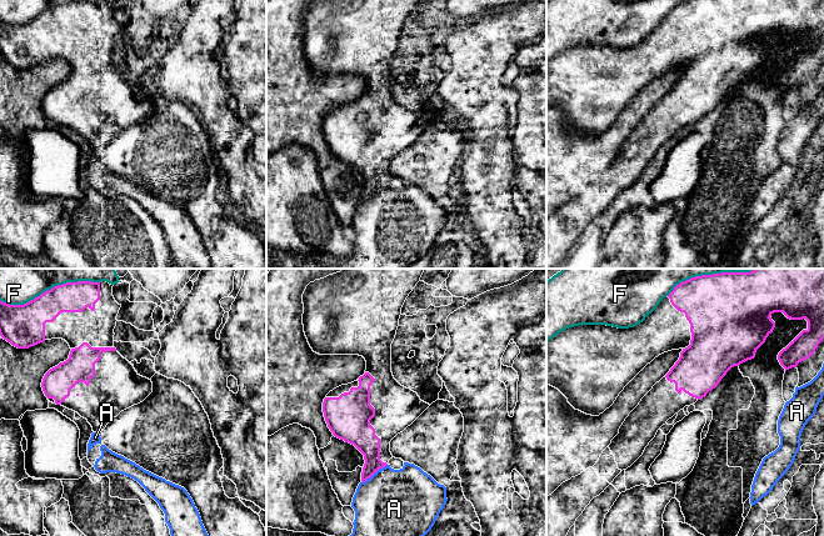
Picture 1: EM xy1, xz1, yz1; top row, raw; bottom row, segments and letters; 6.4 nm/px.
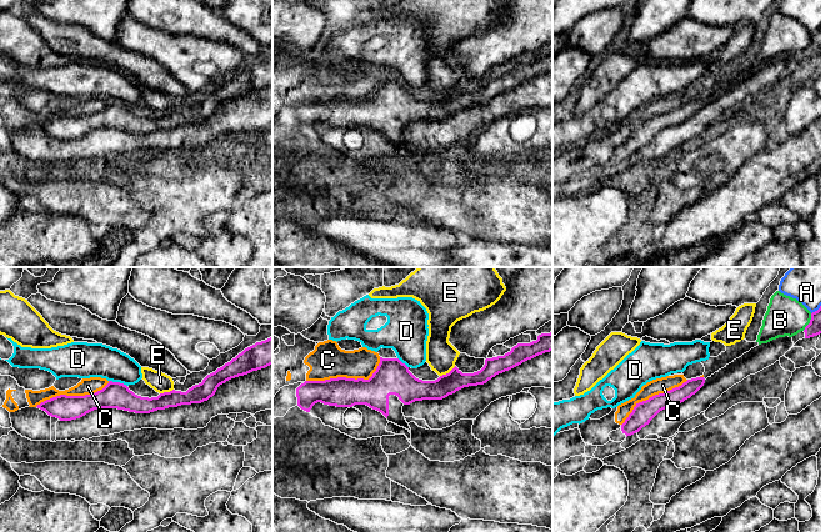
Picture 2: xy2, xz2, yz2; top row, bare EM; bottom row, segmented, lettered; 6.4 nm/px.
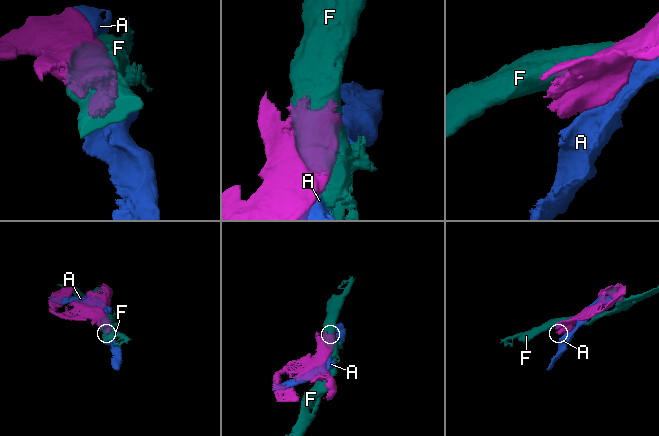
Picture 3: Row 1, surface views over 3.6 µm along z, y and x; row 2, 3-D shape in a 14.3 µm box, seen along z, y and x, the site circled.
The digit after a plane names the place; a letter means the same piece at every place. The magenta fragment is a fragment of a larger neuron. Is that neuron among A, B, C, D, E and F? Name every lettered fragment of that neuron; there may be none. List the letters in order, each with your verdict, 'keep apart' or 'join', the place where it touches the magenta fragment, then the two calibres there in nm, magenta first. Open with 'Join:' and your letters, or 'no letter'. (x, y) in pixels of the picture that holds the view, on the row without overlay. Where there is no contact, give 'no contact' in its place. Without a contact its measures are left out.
Join: no letter
A: keep apart; meets magenta in xz1 at (374, 193); 160 nm thick on the magenta side, 480 nm on the other
B: keep apart; meets magenta in yz2 at (810, 43); 90 nm thick on the magenta side, 260 nm on the other
C: keep apart; meets magenta in xz2 at (348, 99); 190 nm thick on the magenta side, 220 nm on the other
D: keep apart; meets magenta in xy2 at (118, 103); 170 nm thick on the magenta side, 220 nm on the other
E: keep apart; meets magenta in xz2 at (449, 93); 140 nm thick on the magenta side, 190 nm on the other
F: keep apart; meets magenta in xy1 at (49, 10); 220 nm thick on the magenta side, 160 nm on the other

